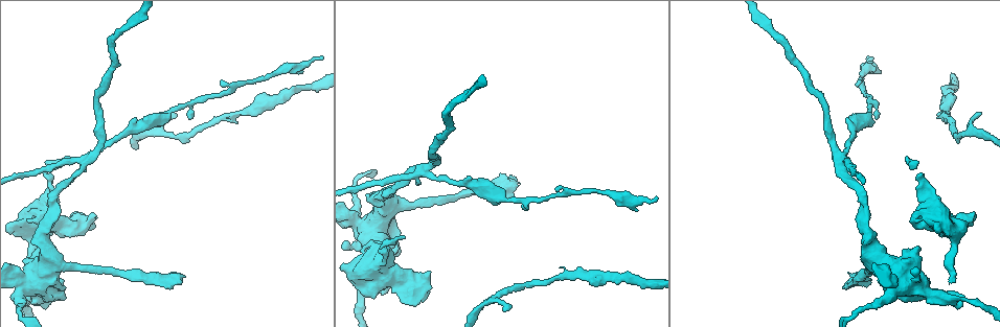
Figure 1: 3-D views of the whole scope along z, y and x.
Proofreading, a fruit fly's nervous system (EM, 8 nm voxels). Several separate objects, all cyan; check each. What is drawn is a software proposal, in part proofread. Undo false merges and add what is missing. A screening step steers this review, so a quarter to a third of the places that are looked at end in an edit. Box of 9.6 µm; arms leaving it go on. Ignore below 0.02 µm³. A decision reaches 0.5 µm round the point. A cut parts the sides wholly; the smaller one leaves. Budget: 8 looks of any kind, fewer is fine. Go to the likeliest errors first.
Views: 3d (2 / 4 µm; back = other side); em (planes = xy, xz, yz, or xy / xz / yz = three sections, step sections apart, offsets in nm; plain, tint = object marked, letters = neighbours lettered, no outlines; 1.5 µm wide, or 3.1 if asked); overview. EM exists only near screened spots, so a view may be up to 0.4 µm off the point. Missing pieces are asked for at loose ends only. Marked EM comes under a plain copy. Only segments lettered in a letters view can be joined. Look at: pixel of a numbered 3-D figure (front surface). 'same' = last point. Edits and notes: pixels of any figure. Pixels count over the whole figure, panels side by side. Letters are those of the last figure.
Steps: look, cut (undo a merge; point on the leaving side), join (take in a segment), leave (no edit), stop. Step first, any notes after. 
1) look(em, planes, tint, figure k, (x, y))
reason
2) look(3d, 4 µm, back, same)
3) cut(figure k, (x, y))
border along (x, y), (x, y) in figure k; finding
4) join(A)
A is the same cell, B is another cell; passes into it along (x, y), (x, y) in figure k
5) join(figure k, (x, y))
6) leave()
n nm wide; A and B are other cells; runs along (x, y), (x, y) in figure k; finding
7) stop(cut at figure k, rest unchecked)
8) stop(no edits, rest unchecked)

look(em, yz, step 4, letters, figure 1, (88, 160))
sharp bend

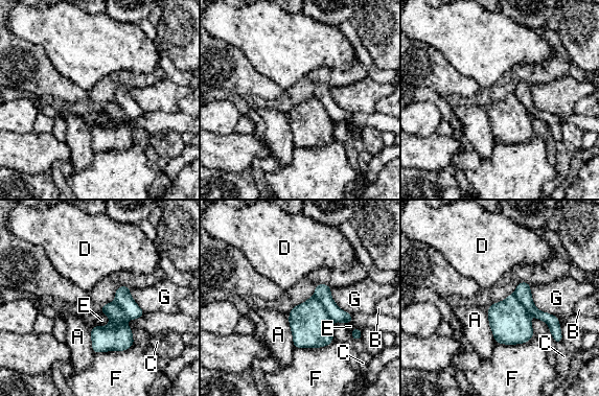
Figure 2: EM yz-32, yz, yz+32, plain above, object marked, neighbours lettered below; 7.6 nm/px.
cut(figure 2, (322, 293))
70 nm wide; A, B, C, D, E, F and G are other cells; border along (313, 296), (332, 321) in figure 2; two cells meet here

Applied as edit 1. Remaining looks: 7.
look(overview)

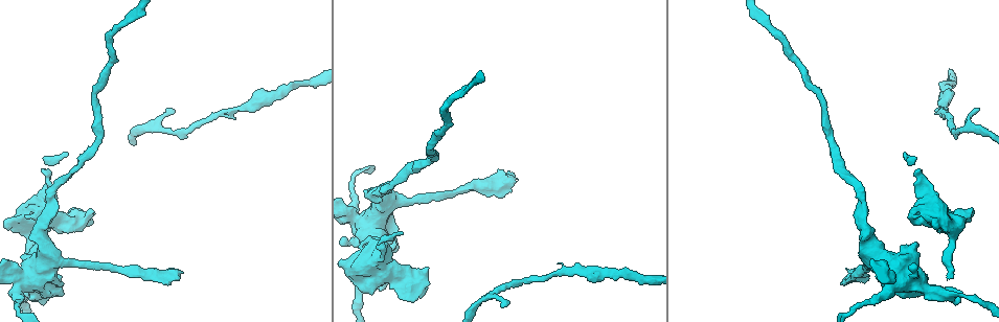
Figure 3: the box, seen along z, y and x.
look(3d, 4 µm, figure 3, (503, 305))
free end

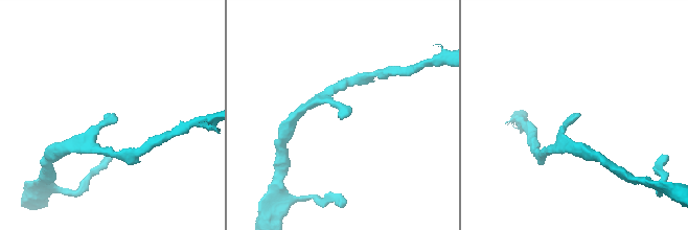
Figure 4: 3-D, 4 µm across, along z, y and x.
look(em, xy, step 8, letters, figure 4, (342, 118))

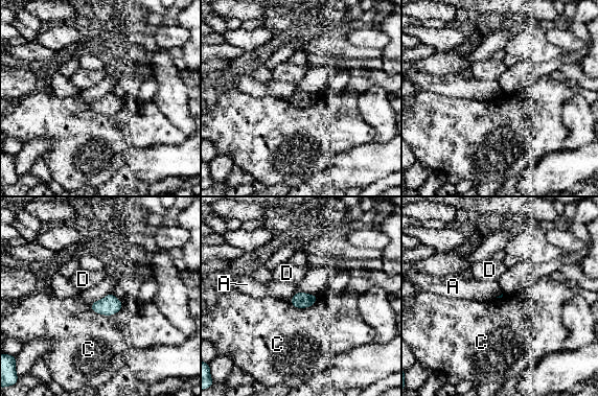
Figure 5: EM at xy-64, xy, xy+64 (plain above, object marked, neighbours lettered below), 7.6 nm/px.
look(em, planes, letters, same)
cut it another way

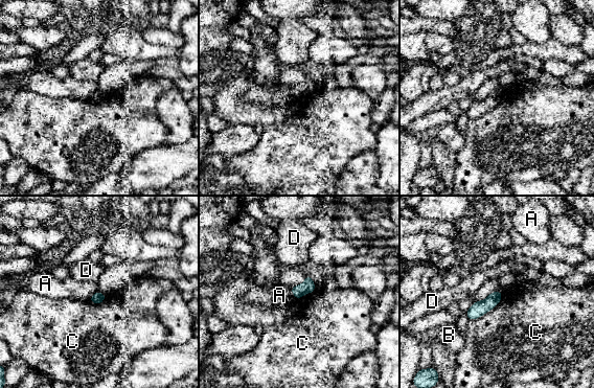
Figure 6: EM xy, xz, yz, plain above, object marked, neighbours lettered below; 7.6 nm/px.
leave()
C touches over 340 nm; A, B, C and D are other cells; border along (503, 293), (496, 305), (470, 321) in figure 6; none of them fits

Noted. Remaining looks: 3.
stop(cut at figure 2, rest unchecked)

